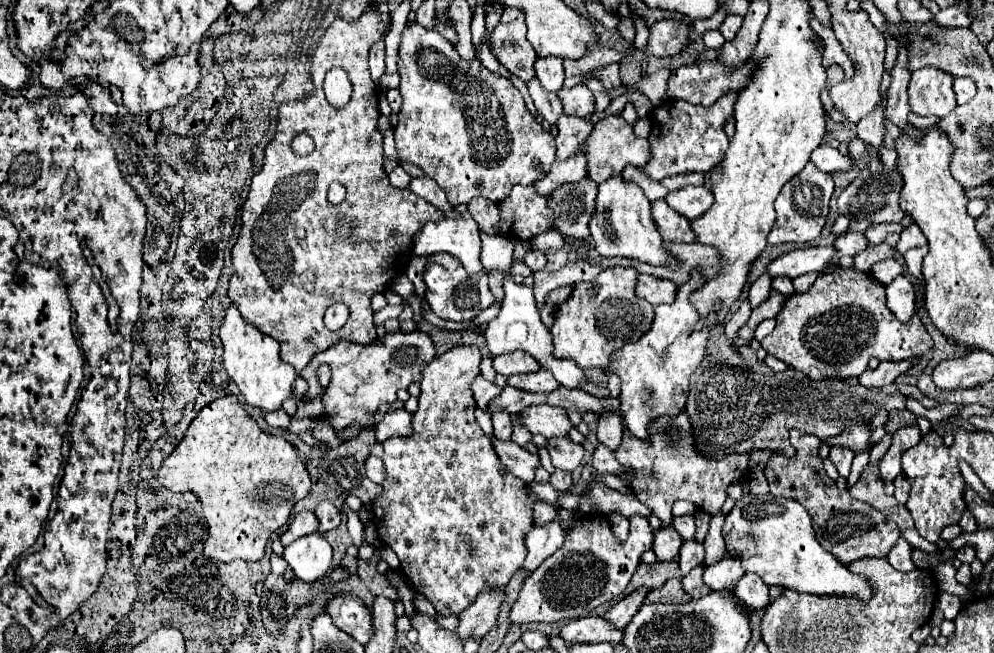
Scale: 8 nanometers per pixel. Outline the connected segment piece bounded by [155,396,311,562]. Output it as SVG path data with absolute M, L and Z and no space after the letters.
M223 396L223 398L217 398L217 400L213 400L211 404L207 404L207 406L197 414L197 418L189 424L187 434L183 436L183 440L179 442L179 446L163 460L163 464L161 464L161 468L159 468L157 476L155 476L155 480L157 480L161 486L165 486L167 490L171 490L171 492L193 492L193 494L197 496L197 500L199 500L201 506L203 506L203 514L205 514L205 520L207 520L207 532L209 532L209 536L207 536L207 540L205 540L205 544L203 544L203 554L205 554L207 558L213 558L213 560L219 560L219 562L231 562L231 560L237 560L237 558L241 558L241 560L253 560L253 562L255 562L255 560L261 560L263 554L265 554L265 544L267 544L267 540L271 538L271 534L277 532L281 526L287 524L289 514L291 514L291 508L293 508L299 500L303 500L303 498L309 494L309 490L311 490L309 474L307 474L305 464L303 464L303 460L299 458L297 450L295 450L287 440L283 440L283 438L279 438L279 436L265 434L265 432L257 426L257 422L255 422L237 402L239 402L237 396Z

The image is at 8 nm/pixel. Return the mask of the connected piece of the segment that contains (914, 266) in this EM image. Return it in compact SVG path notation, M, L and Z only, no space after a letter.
M927 246L923 248L915 248L915 250L909 250L907 254L903 254L903 260L905 260L905 266L907 266L907 272L915 278L923 278L921 276L921 266L923 266L923 258L927 254Z

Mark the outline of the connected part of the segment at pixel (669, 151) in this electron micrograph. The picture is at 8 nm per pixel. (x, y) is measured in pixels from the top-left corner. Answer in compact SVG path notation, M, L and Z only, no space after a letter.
M675 100L657 110L653 120L653 130L649 134L651 160L643 170L653 180L663 180L667 176L685 174L685 172L709 172L723 158L729 142L723 130L723 122L733 112L733 102L719 100L711 108L693 106L685 100Z

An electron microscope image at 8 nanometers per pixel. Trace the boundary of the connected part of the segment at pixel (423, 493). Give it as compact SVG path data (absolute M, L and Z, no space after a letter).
M455 346L449 352L445 352L443 356L435 358L429 366L423 368L423 380L421 380L421 396L419 396L419 408L413 414L413 434L407 438L389 438L383 442L385 454L383 454L383 464L385 464L385 482L381 496L373 502L371 512L373 512L373 524L379 532L379 538L397 554L399 562L401 562L401 572L403 576L415 586L413 590L421 596L425 596L435 610L441 616L449 616L449 614L459 614L463 612L471 602L475 602L475 598L489 588L505 588L511 580L511 576L521 568L523 560L525 560L525 534L531 530L533 526L533 502L525 496L523 492L523 480L515 478L495 456L495 450L491 446L491 440L483 434L483 430L479 428L477 420L475 420L475 400L473 400L473 392L469 390L469 384L475 380L475 376L479 374L479 364L481 364L481 352L475 346Z

